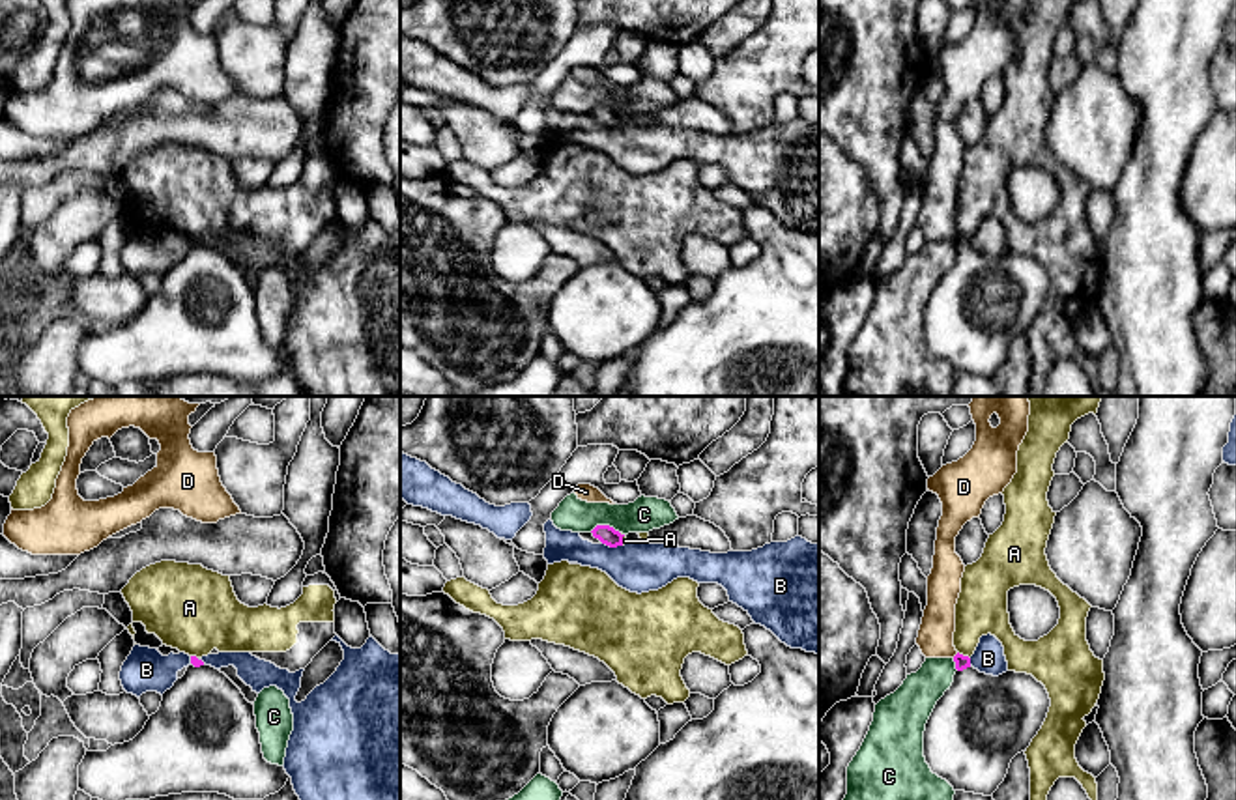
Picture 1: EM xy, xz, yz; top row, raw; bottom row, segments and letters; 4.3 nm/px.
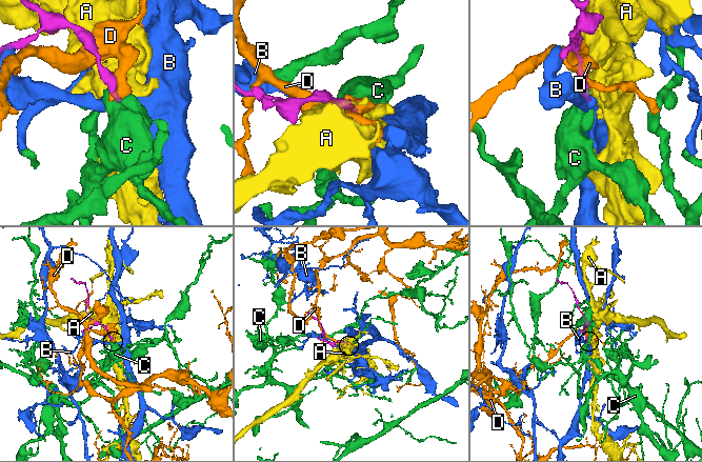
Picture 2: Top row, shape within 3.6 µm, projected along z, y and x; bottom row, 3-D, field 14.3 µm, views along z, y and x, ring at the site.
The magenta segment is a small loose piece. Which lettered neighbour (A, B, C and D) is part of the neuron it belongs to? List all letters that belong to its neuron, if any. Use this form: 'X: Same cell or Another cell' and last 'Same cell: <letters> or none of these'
A: Another cell
B: Another cell
C: Another cell
D: Another cell
Same cell: none of these

